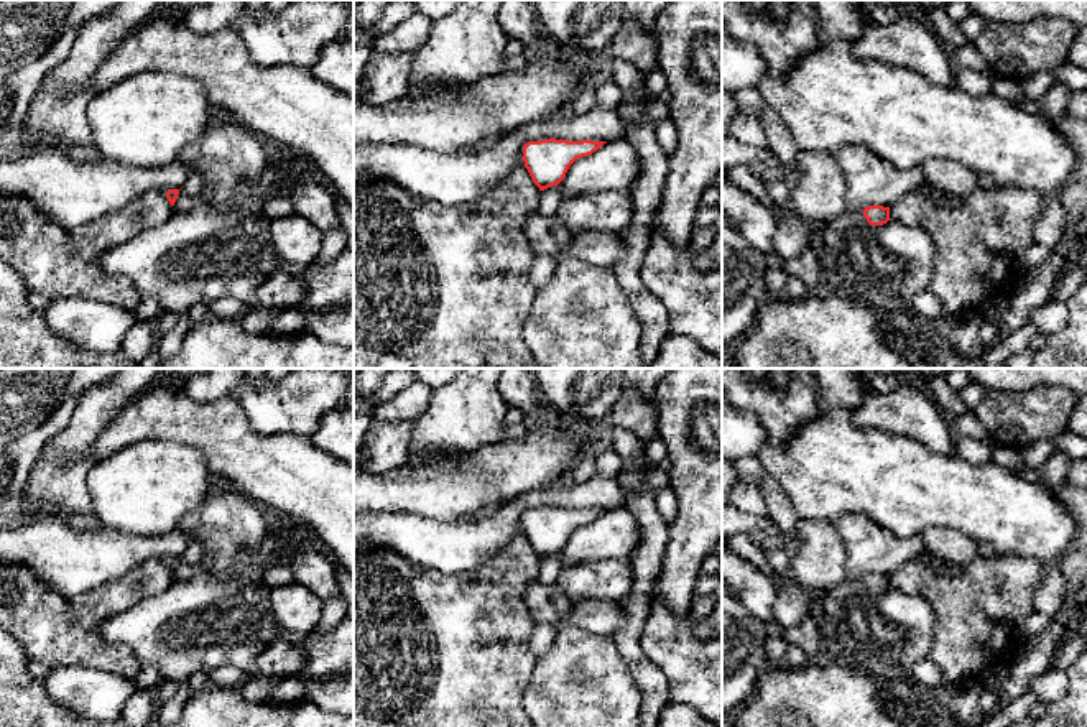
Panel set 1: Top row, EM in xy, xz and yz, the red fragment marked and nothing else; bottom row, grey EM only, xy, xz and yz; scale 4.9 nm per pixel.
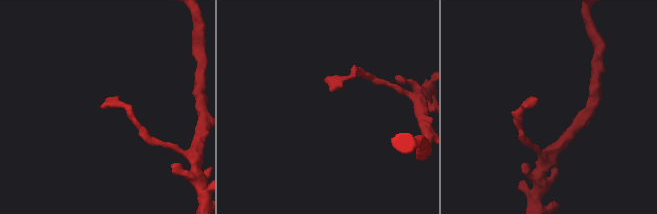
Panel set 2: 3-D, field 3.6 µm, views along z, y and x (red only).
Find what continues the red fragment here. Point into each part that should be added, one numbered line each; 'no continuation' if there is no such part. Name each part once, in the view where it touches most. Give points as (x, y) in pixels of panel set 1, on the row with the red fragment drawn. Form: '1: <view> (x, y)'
no continuation

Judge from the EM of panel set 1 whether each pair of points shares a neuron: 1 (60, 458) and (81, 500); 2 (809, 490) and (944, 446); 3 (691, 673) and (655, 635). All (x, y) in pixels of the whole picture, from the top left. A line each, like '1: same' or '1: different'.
1: same
2: different
3: same

